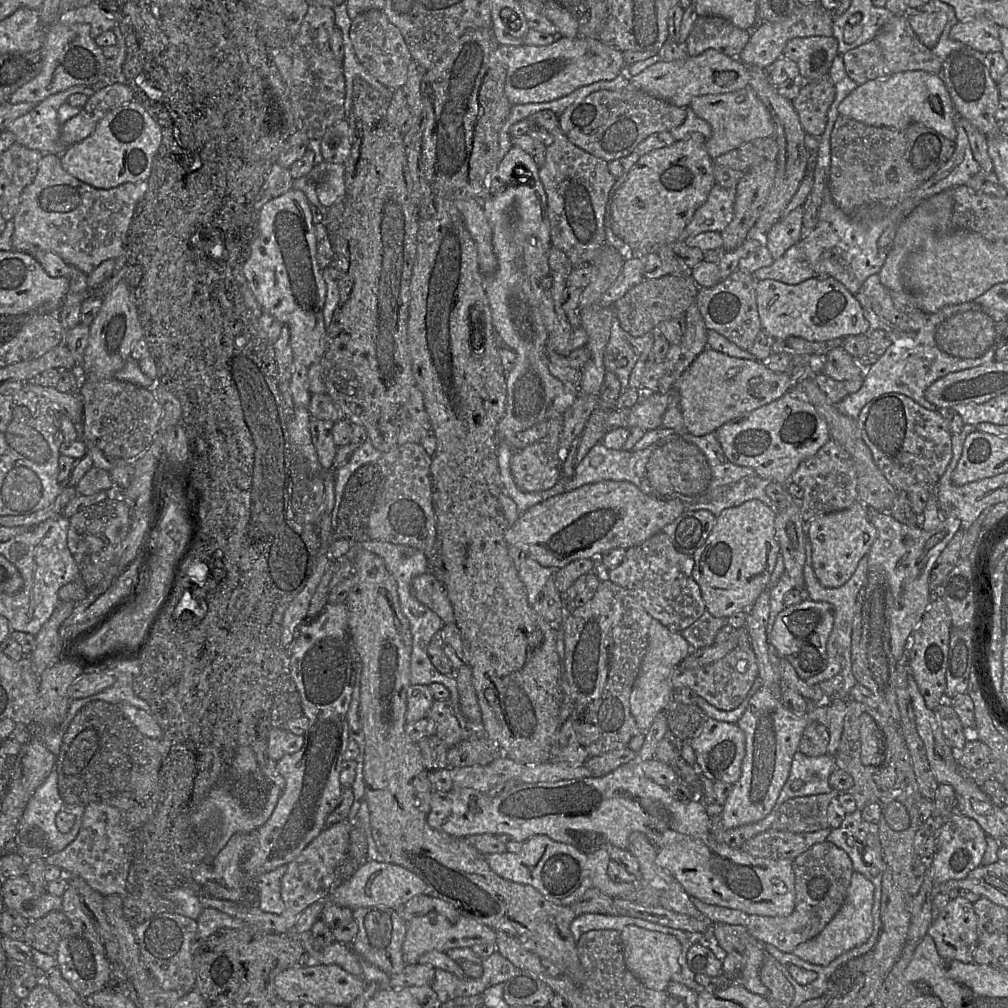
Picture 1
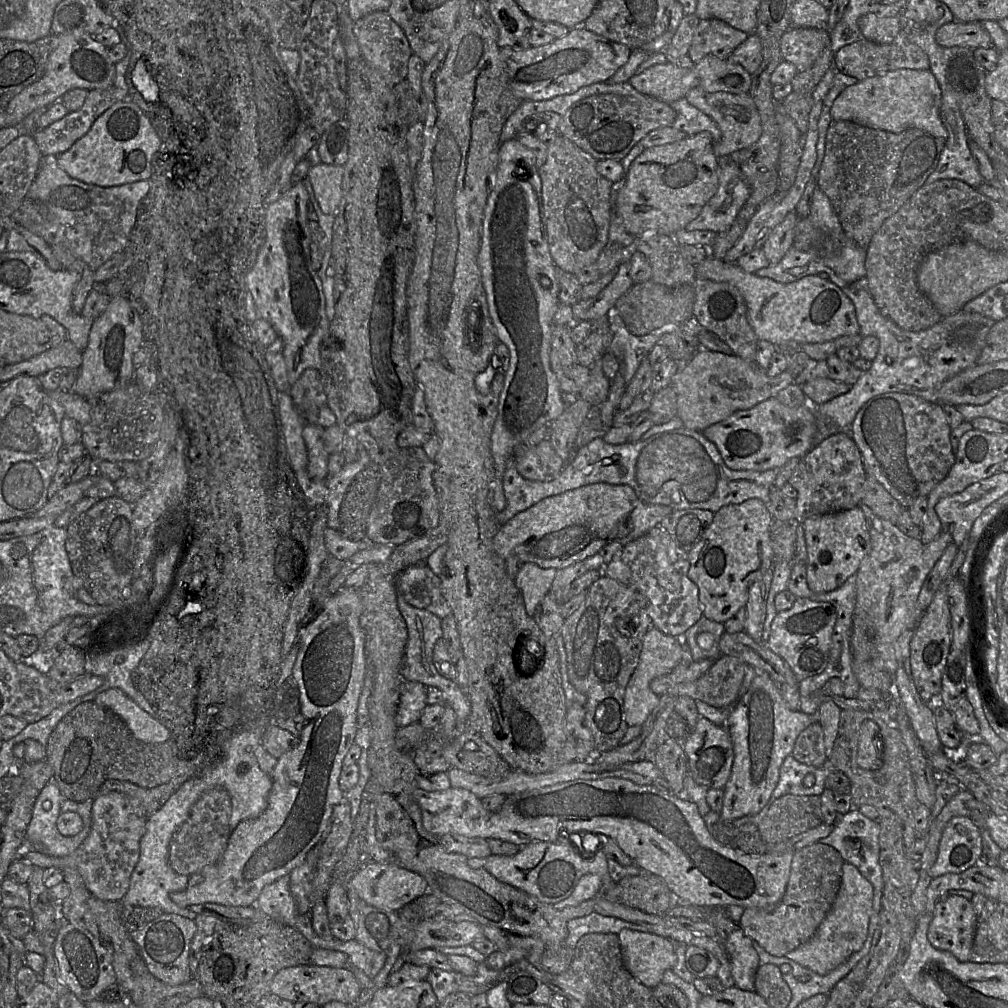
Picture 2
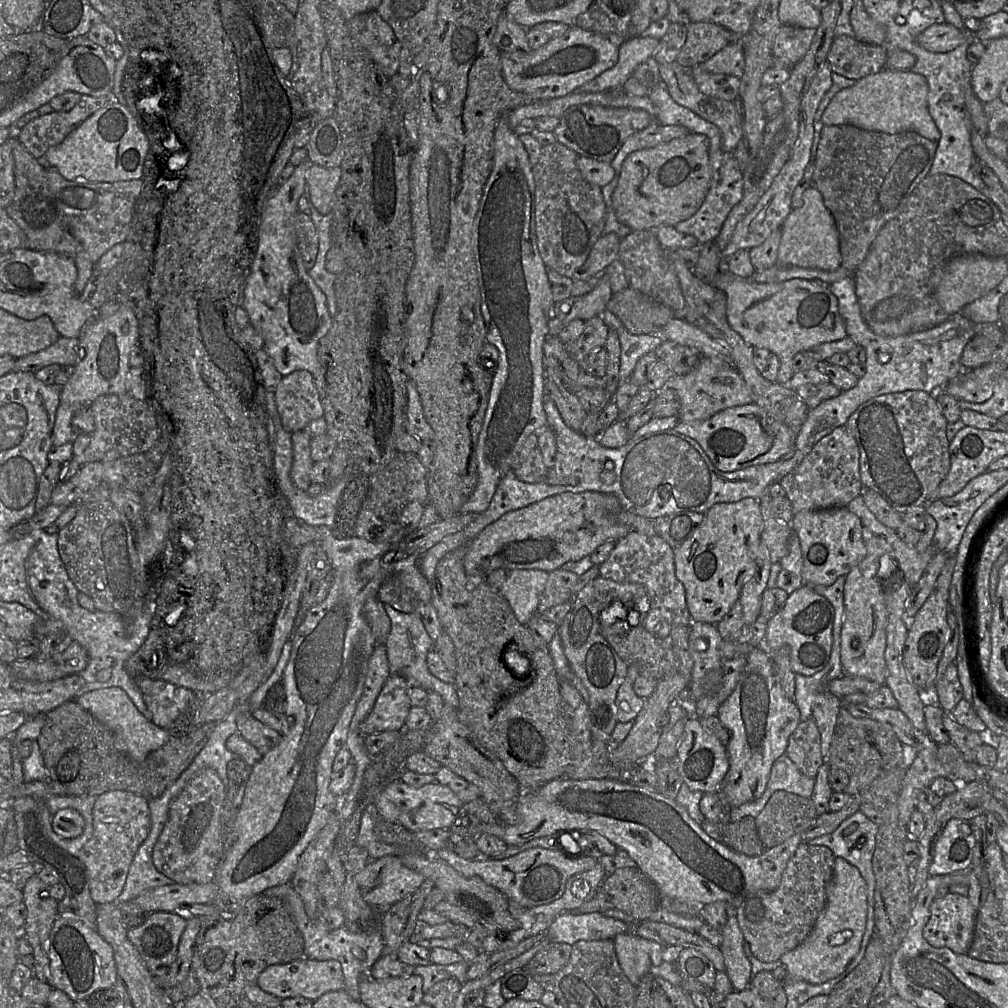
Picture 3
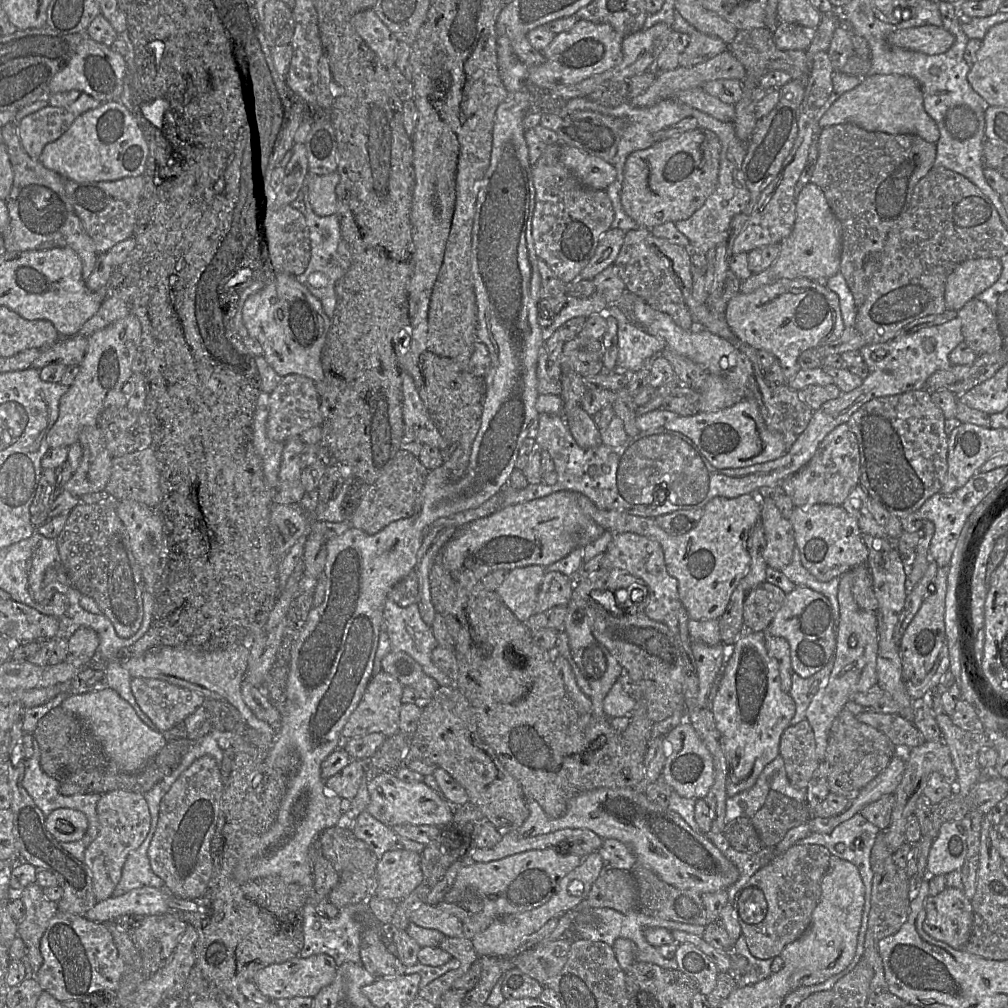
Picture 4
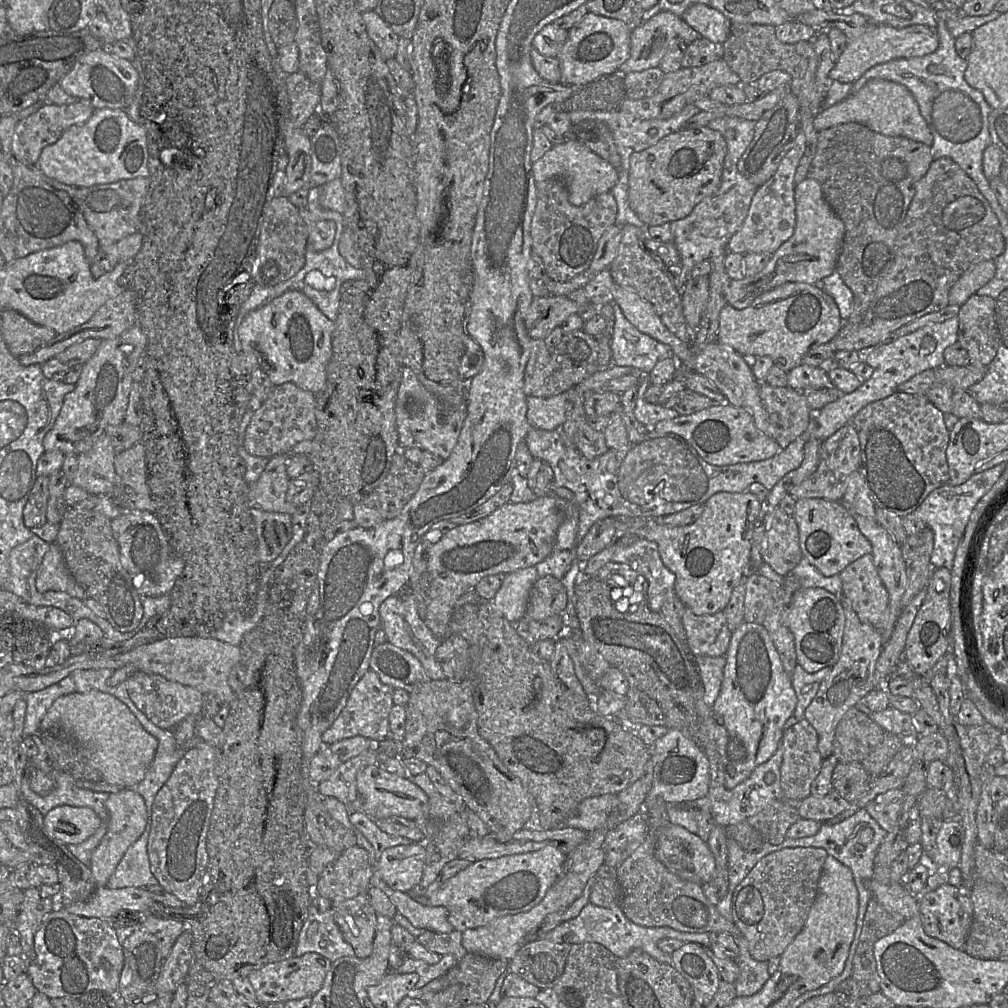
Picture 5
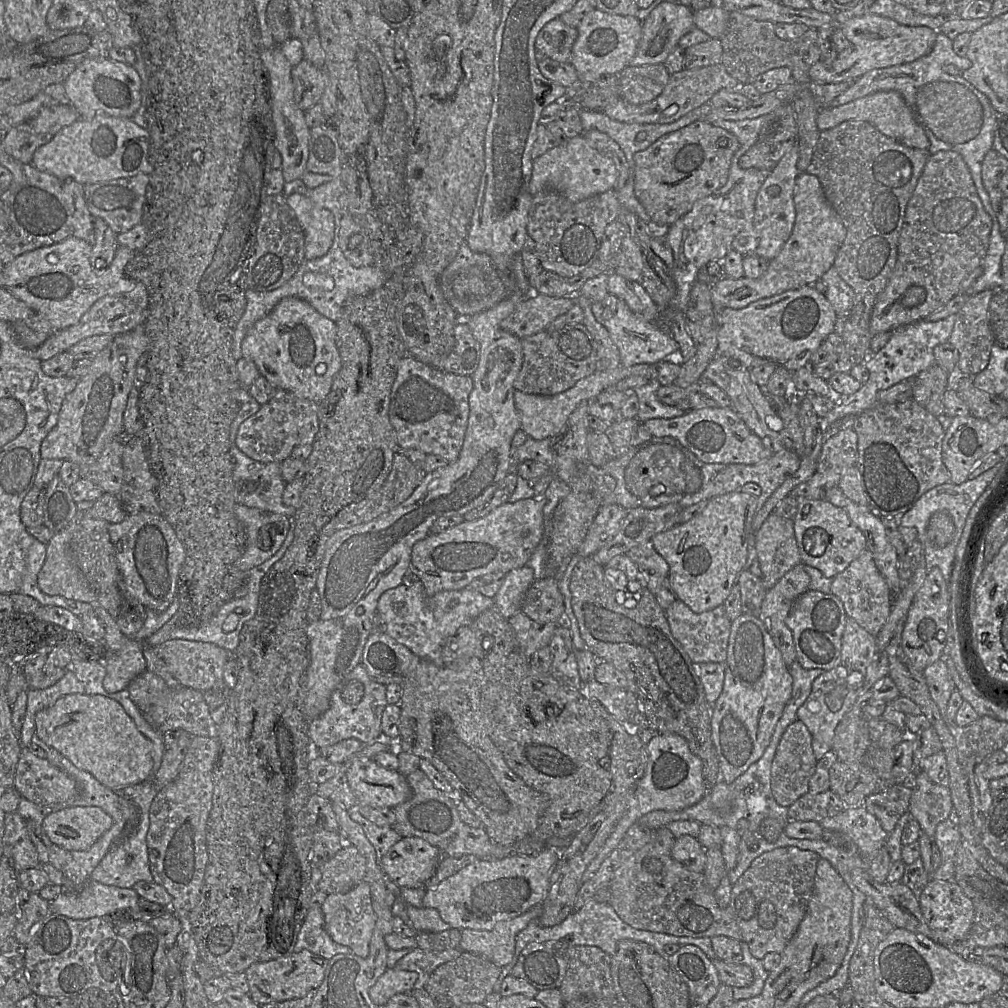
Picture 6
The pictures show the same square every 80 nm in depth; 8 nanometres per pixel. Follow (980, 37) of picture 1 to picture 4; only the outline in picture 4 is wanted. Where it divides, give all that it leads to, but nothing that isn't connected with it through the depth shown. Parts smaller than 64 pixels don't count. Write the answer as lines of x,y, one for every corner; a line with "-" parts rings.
924,25
894,31
887,36
887,41
892,46
936,55
948,51
955,37
942,26

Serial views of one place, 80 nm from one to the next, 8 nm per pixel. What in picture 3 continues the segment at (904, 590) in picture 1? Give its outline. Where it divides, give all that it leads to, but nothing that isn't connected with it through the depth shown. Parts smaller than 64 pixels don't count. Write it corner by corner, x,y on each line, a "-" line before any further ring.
861,494
847,508
861,520
866,556
846,575
844,585
844,620
841,631
841,665
843,674
861,677
883,685
887,678
885,661
886,629
888,623
885,592
896,581
915,586
935,554
934,548
918,552
915,546
903,542
896,533
882,524
865,504

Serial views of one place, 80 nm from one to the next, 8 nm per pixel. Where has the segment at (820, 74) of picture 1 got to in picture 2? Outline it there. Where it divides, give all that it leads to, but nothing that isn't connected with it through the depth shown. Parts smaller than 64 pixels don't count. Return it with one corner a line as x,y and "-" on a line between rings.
790,27
780,38
782,60
794,64
797,71
805,71
830,46
830,42
829,32
824,29

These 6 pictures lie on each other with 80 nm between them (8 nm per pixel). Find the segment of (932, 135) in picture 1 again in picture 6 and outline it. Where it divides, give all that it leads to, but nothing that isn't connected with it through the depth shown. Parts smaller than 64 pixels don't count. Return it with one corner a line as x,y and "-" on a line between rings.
846,121
820,132
812,161
805,171
819,179
826,199
839,214
847,230
834,267
855,293
853,307
844,320
841,334
842,348
850,356
853,365
864,364
869,355
873,337
870,332
871,312
894,270
906,208
930,156
929,150
911,148
888,138
868,122

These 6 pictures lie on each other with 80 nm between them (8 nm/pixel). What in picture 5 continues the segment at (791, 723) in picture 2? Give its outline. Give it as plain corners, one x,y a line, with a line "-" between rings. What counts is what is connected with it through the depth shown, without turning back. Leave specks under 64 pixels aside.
744,621
732,632
721,689
711,707
726,789
746,780
758,765
772,757
782,739
784,724
796,704
791,676
785,672
766,628

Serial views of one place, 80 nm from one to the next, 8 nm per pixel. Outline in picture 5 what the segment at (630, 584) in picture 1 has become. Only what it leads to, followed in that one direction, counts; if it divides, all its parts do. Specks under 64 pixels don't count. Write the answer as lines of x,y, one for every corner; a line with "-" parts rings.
618,536
611,561
627,564
645,577
648,606
661,612
666,595
674,590
676,576
664,565
657,543
638,536

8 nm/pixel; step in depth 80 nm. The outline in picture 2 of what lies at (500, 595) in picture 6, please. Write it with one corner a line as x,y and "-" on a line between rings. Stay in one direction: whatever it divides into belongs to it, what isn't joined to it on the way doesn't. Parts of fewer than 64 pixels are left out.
534,563
521,565
514,582
521,592
529,616
533,616
537,605
549,593
557,570
559,569
540,568

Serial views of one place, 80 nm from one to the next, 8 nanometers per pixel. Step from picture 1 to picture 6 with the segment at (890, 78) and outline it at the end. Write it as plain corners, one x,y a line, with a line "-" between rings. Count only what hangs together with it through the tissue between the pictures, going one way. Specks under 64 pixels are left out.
880,91
838,107
823,108
816,118
820,132
837,127
846,121
868,122
886,137
911,148
929,150
930,147
923,127
916,121
901,94
896,91

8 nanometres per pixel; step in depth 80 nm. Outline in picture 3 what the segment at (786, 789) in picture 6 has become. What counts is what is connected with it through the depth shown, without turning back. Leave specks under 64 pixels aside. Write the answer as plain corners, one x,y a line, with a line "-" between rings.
801,721
789,736
785,754
807,777
815,778
825,759
821,755
821,739
815,721

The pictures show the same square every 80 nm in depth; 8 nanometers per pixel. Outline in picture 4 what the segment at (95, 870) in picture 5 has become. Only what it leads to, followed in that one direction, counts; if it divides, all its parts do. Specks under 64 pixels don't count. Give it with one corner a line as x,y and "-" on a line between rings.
121,789
102,794
96,812
99,832
85,850
84,863
90,870
95,899
103,901
112,896
128,855
145,840
151,816
143,794

